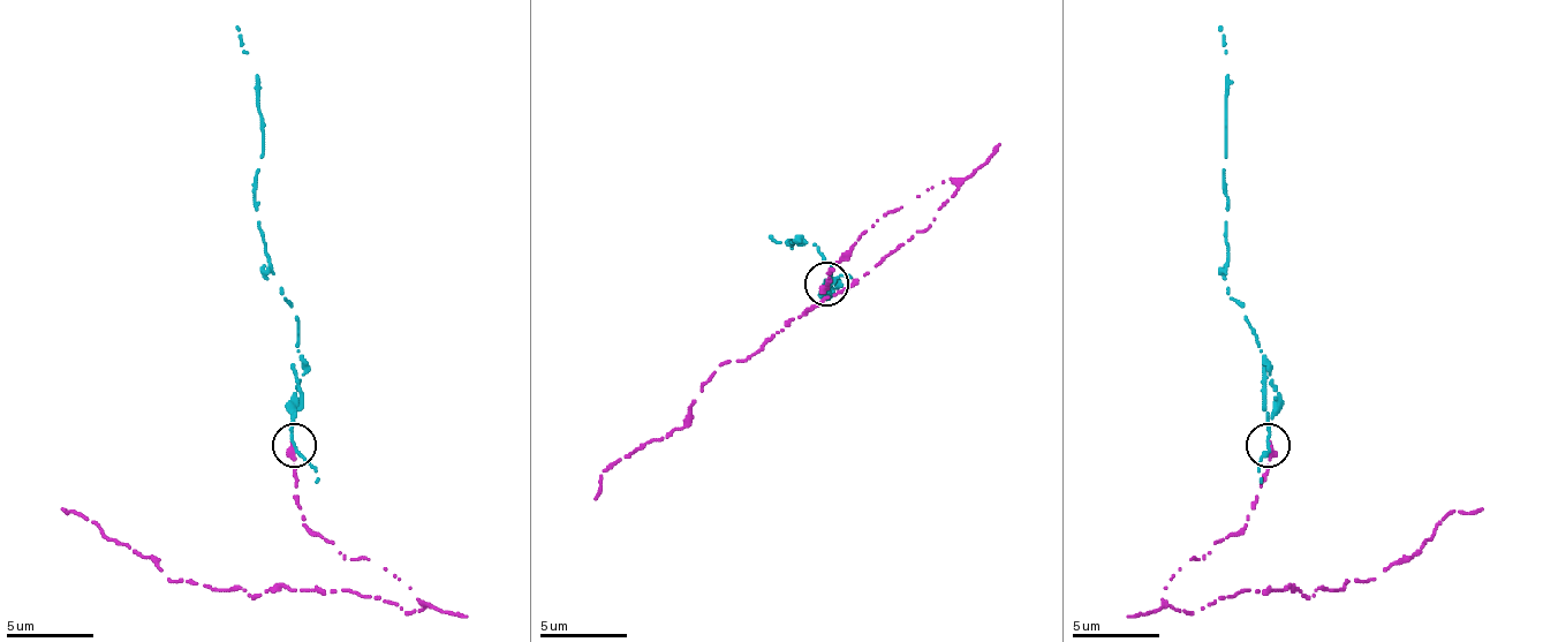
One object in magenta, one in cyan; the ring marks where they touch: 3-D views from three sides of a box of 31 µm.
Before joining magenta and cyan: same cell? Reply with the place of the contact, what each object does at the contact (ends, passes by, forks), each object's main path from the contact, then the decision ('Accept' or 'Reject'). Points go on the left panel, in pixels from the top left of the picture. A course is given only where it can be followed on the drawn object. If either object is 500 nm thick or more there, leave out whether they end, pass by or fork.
Place: (294, 445). At the ring magenta ends. At the ring cyan passes by. Course of magenta: (295, 446), (303, 521), (343, 560), (400, 578), (422, 609), (172, 582), (62, 507). Course of cyan: (295, 446), (299, 319), (269, 279), (273, 266), (255, 209), (264, 152), (259, 77), (237, 25). Accept

